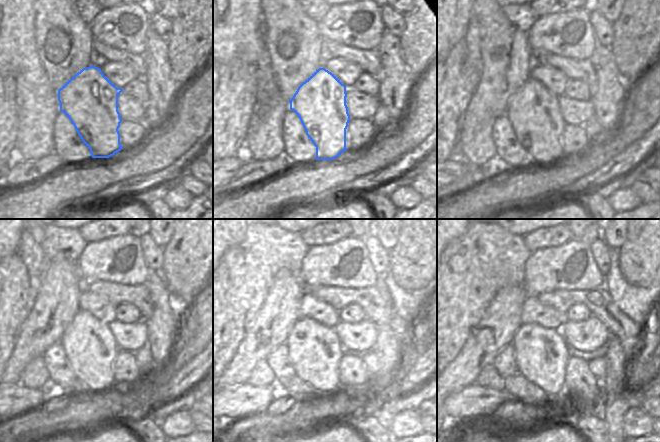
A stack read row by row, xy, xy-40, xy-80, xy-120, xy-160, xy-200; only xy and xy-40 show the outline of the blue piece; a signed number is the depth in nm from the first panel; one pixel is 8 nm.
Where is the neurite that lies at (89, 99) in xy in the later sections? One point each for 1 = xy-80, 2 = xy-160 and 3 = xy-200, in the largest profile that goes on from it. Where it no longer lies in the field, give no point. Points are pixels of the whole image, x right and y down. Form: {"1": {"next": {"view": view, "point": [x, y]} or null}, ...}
{"1": {"next": {"view": "xy-80", "point": [534, 113]}}, "2": {"next": {"view": "xy-160", "point": [314, 350]}}, "3": {"next": {"view": "xy-200", "point": [540, 353]}}}

